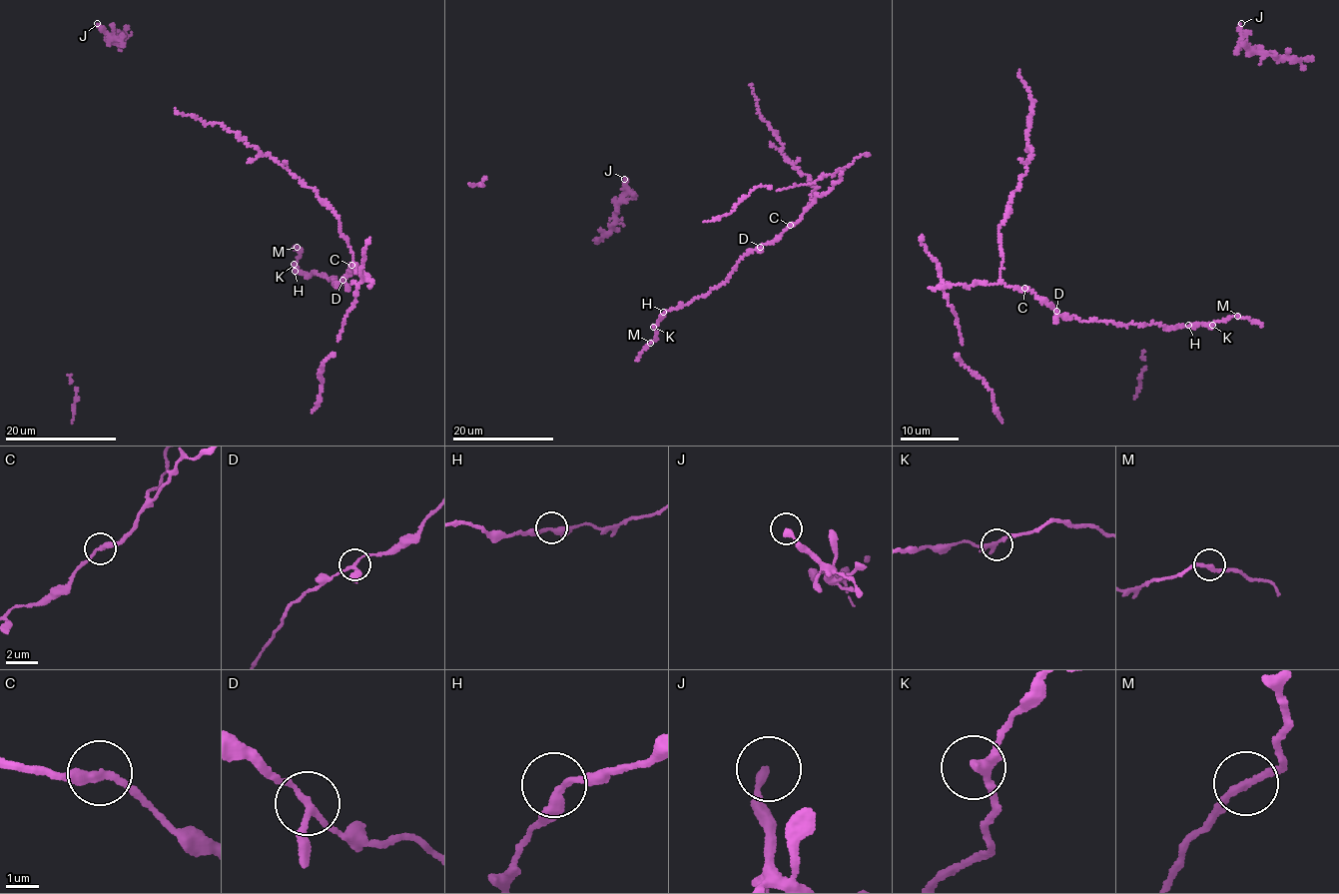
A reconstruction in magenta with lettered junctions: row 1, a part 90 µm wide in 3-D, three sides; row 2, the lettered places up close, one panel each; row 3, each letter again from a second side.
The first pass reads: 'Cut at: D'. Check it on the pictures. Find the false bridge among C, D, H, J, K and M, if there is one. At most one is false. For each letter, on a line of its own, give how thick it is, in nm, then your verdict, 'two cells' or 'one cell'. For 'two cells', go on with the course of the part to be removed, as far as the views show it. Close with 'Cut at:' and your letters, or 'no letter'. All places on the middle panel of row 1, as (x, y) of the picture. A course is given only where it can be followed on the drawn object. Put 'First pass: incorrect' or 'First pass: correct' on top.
First pass: incorrect
C: 260 nm thick; one cell
D: 160 nm thick; one cell
H: 300 nm thick; one cell
J: 300 nm thick; one cell
K: 280 nm thick; one cell
M: 240 nm thick; one cell
Cut at: no letter

